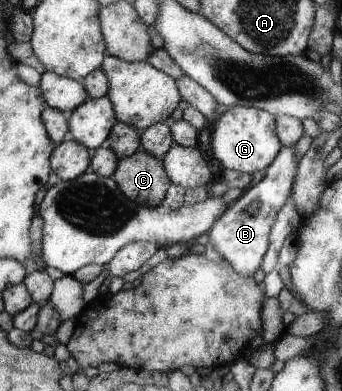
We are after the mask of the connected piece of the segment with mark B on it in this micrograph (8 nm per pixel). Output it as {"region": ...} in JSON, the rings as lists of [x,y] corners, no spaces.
{"region":[[[294,146],[283,148],[267,174],[249,190],[246,190],[208,231],[209,242],[227,260],[231,267],[244,276],[254,276],[262,265],[270,244],[270,233],[277,214],[292,196],[296,170],[298,169]]]}

